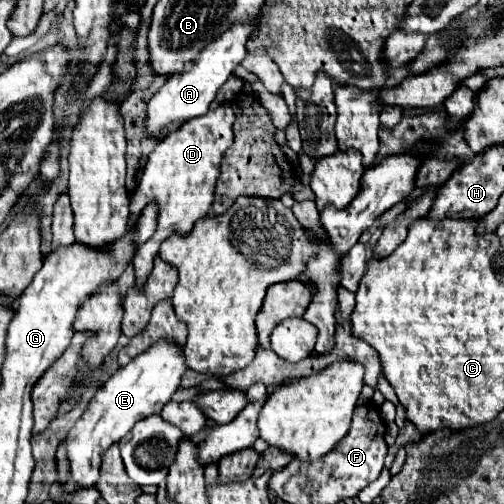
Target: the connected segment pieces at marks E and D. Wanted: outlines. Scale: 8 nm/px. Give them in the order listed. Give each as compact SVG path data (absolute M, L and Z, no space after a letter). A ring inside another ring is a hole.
M161 339L147 347L139 357L133 357L125 367L119 367L111 379L95 393L85 409L83 417L69 431L65 445L71 463L71 477L63 483L65 491L75 491L79 487L93 487L99 479L101 453L121 437L125 437L131 427L149 415L161 413L161 409L171 401L173 393L179 389L183 375L187 373L187 359L183 347L175 339Z
M223 101L217 109L183 123L177 131L171 131L149 155L147 165L143 169L143 177L131 197L131 223L149 201L159 203L159 223L155 235L147 243L137 247L137 253L133 257L137 273L135 285L143 287L147 275L151 273L153 257L159 253L161 241L165 241L173 231L177 233L191 231L193 223L209 213L221 157L233 143L233 131L231 131L233 121L235 113L231 109L231 101Z

